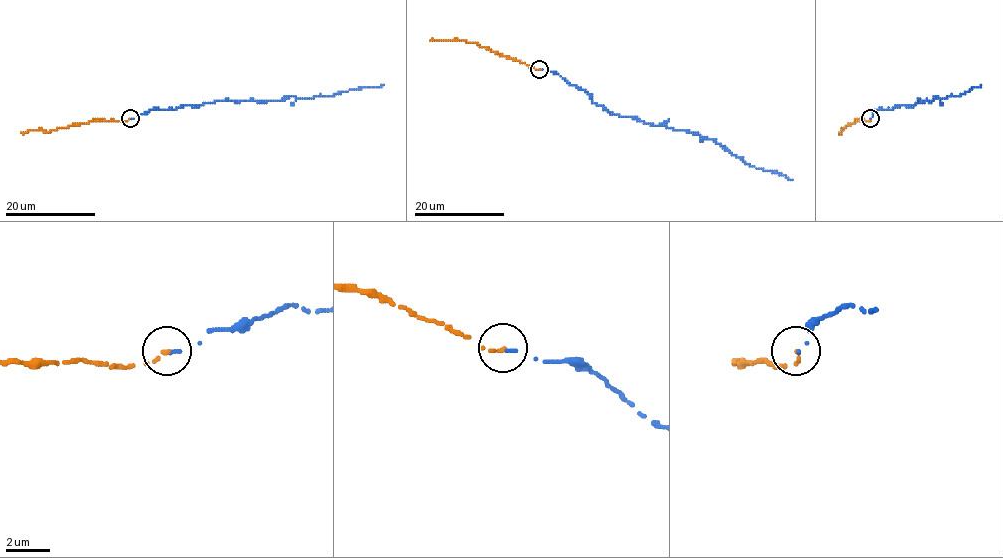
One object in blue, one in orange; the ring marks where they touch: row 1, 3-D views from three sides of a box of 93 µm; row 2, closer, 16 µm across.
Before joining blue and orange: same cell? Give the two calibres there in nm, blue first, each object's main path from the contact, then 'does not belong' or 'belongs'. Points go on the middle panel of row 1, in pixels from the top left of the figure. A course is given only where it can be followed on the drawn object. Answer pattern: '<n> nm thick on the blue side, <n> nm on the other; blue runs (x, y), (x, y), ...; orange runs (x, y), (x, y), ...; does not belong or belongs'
130 nm thick on the blue side, 150 nm on the other; blue runs (539, 70), (555, 72), (583, 89), (594, 102), (613, 114), (714, 140), (747, 164), (792, 180); orange runs (539, 69), (474, 42), (431, 38); belongs

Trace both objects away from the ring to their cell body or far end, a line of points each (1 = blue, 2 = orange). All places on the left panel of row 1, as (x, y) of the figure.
1: (130, 118), (154, 109), (174, 109), (215, 101), (284, 100), (290, 97), (305, 99), (383, 85)
2: (130, 118), (118, 121), (92, 119), (48, 131), (28, 130), (22, 134)

